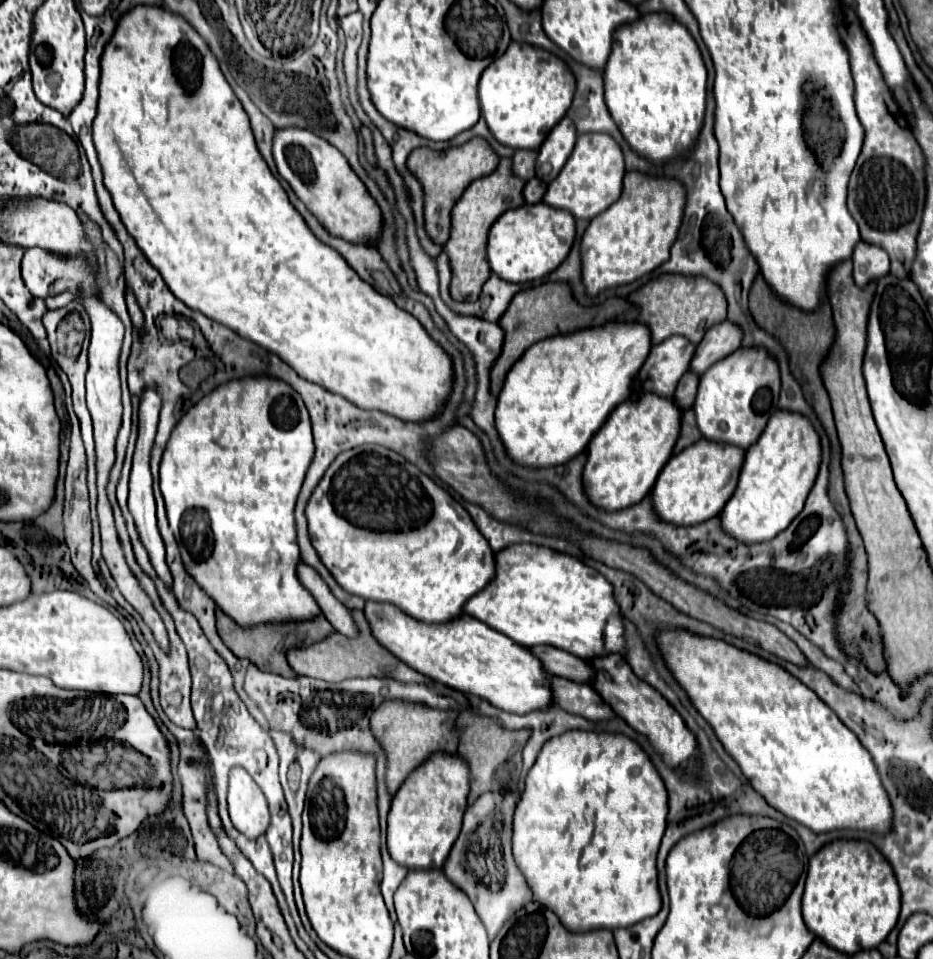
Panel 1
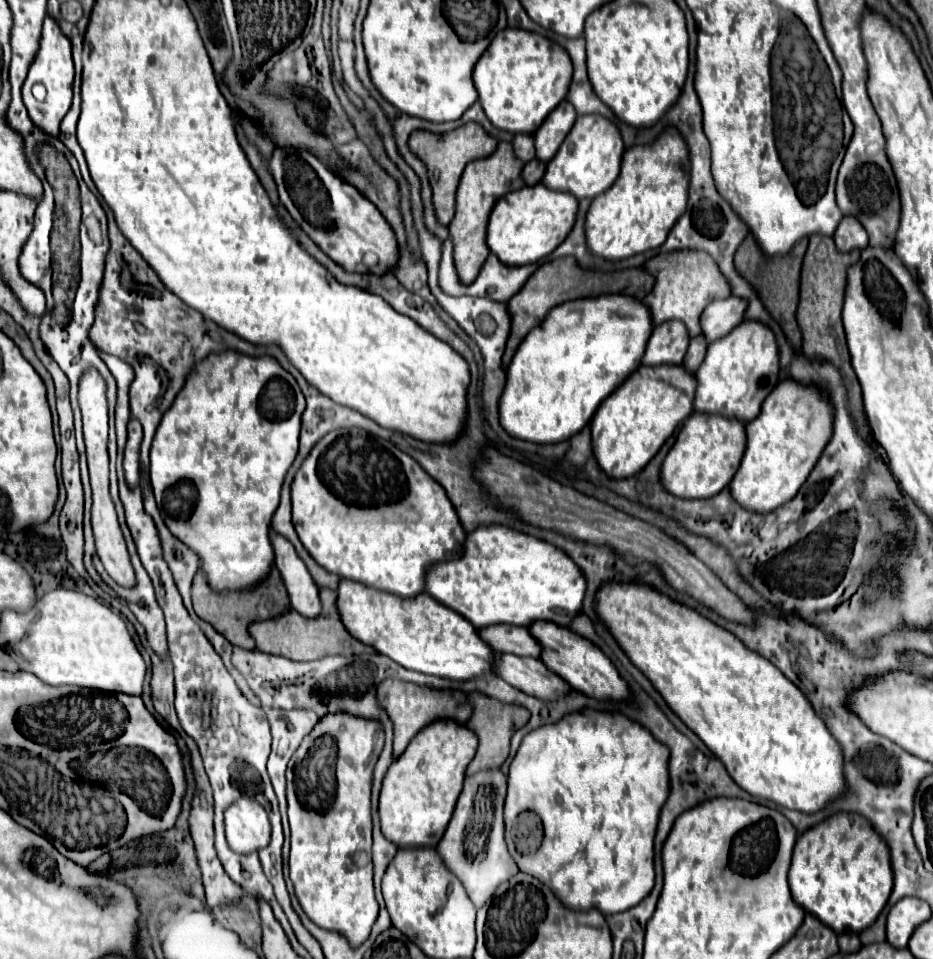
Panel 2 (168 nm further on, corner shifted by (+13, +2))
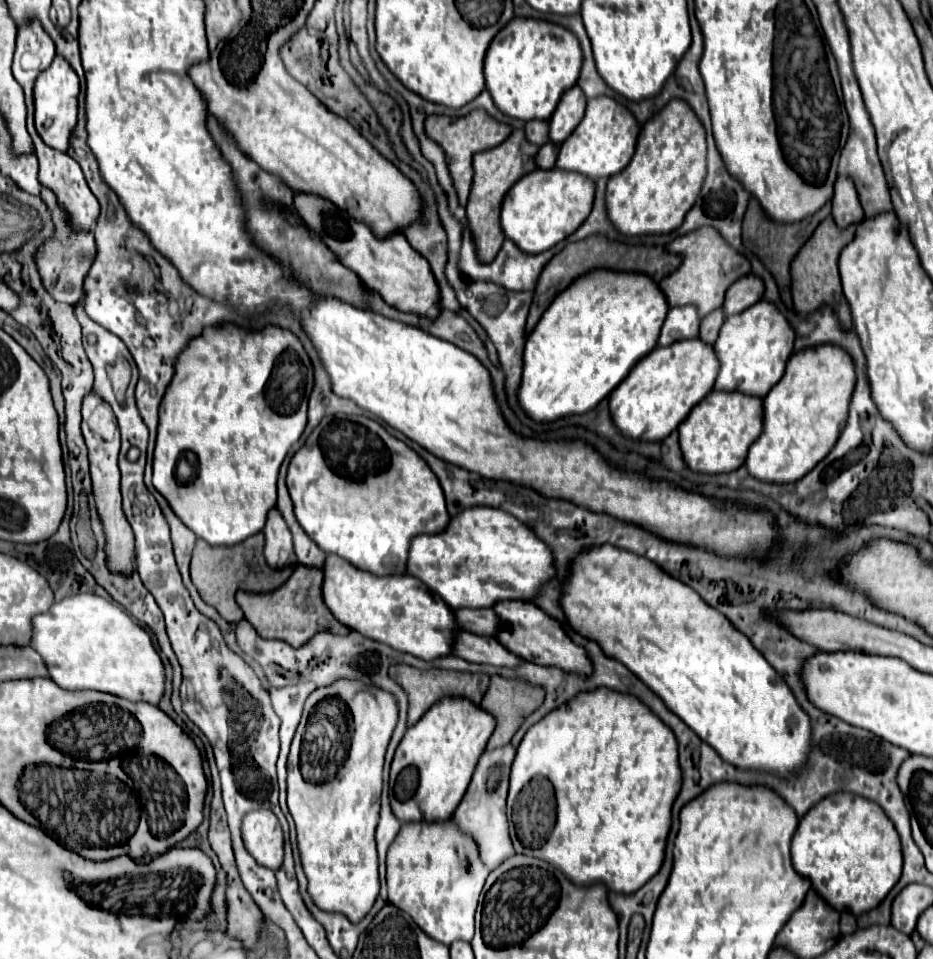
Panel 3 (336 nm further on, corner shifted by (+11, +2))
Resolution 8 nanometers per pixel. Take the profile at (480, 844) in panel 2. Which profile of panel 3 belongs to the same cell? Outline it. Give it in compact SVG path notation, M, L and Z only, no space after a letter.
M508 744L506 748L498 748L494 752L484 752L478 760L476 772L472 776L472 782L458 804L452 820L456 822L458 830L468 834L476 846L482 864L492 872L498 868L504 860L514 856L514 848L508 836L508 820L506 820L506 794L508 794L508 774L514 760L516 750Z

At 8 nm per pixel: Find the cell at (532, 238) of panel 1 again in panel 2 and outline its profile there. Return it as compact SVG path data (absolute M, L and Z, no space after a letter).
M540 182L534 186L524 186L516 192L508 192L492 210L488 224L488 248L498 256L500 262L508 266L538 262L564 242L576 222L576 214L576 196L568 196L568 192L548 192L548 188L544 188Z

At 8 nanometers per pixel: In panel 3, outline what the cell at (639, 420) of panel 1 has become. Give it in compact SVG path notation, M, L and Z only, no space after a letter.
M698 338L682 340L682 344L672 344L670 348L654 348L610 394L610 416L614 426L622 436L632 440L664 440L710 392L716 372L718 358L712 346L706 348Z

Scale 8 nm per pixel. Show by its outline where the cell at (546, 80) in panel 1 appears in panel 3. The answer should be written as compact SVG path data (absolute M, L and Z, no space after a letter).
M514 18L492 40L484 58L486 90L490 92L496 108L516 120L548 120L560 100L570 90L582 66L582 50L576 36L562 26Z

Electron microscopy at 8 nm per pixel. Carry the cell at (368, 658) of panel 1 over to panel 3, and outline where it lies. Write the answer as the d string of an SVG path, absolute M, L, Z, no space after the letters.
M298 566L290 580L284 584L284 588L274 590L272 594L248 594L238 592L236 602L242 608L246 620L254 624L254 630L266 638L266 640L282 640L290 644L292 648L300 648L308 644L318 632L332 632L332 634L348 634L350 630L338 622L322 598L322 584L324 584L324 572L318 572L318 568L306 568Z

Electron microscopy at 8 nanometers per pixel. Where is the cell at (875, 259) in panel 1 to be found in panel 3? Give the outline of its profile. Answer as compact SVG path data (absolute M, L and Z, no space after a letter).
M838 178L834 186L834 198L832 198L832 216L838 228L848 228L850 224L860 224L864 220L862 206L858 202L858 194L854 192L854 184L848 180Z

